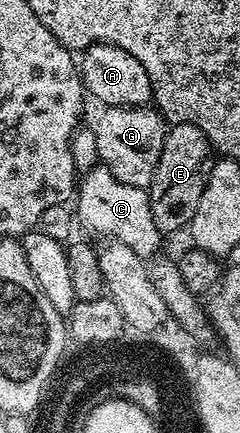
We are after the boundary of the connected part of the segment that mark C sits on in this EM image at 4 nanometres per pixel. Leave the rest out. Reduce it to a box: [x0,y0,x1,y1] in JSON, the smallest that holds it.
[74,163,162,258]

